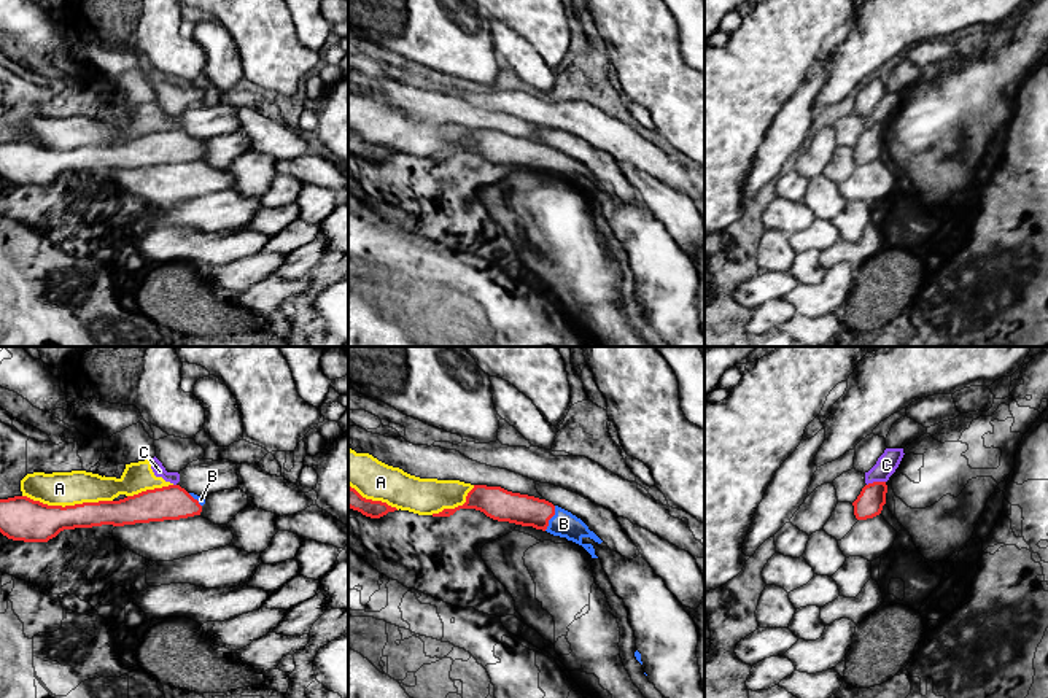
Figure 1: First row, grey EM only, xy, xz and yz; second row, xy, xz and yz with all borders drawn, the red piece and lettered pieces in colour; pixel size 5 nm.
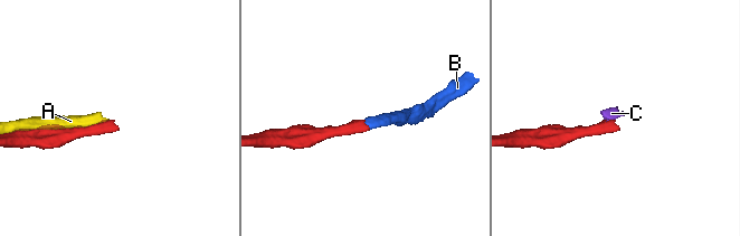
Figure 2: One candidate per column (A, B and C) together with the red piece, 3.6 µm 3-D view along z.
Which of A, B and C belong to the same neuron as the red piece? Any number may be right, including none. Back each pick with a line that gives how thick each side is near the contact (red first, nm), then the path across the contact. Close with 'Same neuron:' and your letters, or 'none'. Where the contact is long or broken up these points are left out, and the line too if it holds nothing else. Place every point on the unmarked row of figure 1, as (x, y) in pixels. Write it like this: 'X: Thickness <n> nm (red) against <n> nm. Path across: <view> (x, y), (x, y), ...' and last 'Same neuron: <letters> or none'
B: Thickness 160 nm (red) against 140 nm. Path across: xz (504, 150), (551, 161), (563, 167)
Same neuron: B

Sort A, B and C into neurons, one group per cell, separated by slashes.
A C / B

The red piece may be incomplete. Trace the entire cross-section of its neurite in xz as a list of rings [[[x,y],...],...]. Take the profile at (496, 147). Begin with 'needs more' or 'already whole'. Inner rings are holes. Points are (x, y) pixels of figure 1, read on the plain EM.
needs more; [[[474,129],[463,149],[444,153],[439,157],[433,157],[433,161],[450,161],[460,153],[475,153],[498,165],[533,170],[553,180],[566,181],[568,184],[582,189],[592,202],[598,202],[595,192],[592,188],[584,188],[582,183],[590,181],[598,188],[603,186],[571,156],[553,149],[545,143],[512,137],[501,130]]]

